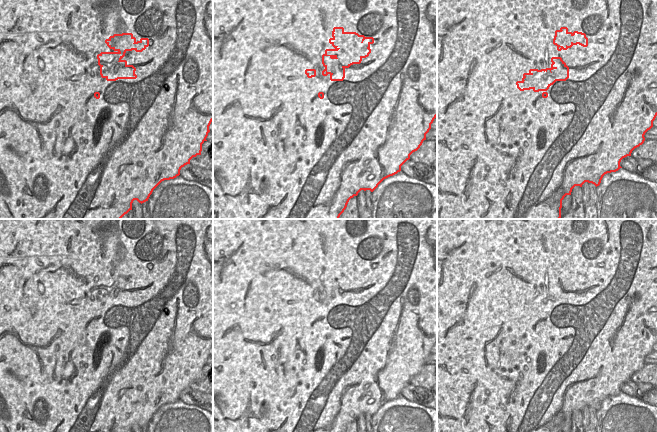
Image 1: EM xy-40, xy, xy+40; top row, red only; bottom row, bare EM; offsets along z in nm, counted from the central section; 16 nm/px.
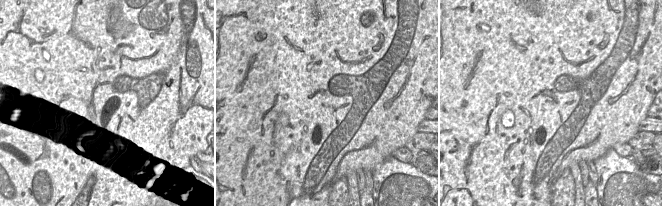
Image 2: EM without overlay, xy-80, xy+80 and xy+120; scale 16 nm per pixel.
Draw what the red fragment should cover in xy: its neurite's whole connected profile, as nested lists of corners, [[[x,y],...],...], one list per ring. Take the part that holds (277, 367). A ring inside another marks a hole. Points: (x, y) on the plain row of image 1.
[[[213,219],[213,432],[346,432],[346,431],[347,431],[347,428],[348,428],[348,426],[349,426],[349,424],[350,424],[350,423],[351,423],[351,422],[353,422],[353,421],[354,421],[354,420],[357,420],[357,419],[358,419],[358,417],[359,417],[359,416],[360,416],[360,415],[361,415],[361,414],[364,414],[364,415],[366,415],[366,414],[370,414],[370,415],[371,415],[371,416],[373,416],[373,415],[374,415],[374,414],[375,414],[375,413],[376,413],[376,412],[377,412],[377,411],[378,411],[378,409],[379,409],[379,408],[380,408],[380,407],[381,407],[381,406],[382,406],[382,405],[383,405],[383,404],[384,404],[384,403],[386,403],[386,402],[388,402],[388,401],[390,401],[390,400],[393,400],[393,399],[395,399],[395,398],[397,398],[397,397],[398,397],[398,396],[400,396],[400,395],[401,395],[401,390],[402,390],[402,389],[403,389],[403,388],[404,388],[404,387],[405,387],[405,386],[406,386],[406,385],[407,385],[407,384],[409,384],[409,383],[410,383],[410,379],[411,379],[411,378],[412,378],[412,377],[413,377],[413,376],[415,376],[415,375],[417,375],[417,374],[418,374],[418,373],[419,373],[419,372],[420,372],[420,370],[421,370],[421,369],[422,369],[422,367],[423,367],[423,365],[424,365],[424,364],[426,364],[426,358],[427,358],[427,357],[428,357],[428,356],[429,356],[429,354],[430,354],[430,353],[431,353],[431,348],[432,348],[432,347],[433,347],[433,345],[434,345],[434,343],[435,343],[435,342],[436,342],[436,341],[437,341],[437,219]],[[336,253],[341,253],[341,254],[342,254],[342,258],[355,258],[355,259],[357,259],[357,260],[358,260],[358,261],[362,261],[362,262],[363,262],[363,263],[362,263],[362,266],[361,266],[361,267],[363,267],[363,265],[364,265],[364,264],[365,264],[365,263],[371,263],[371,264],[372,264],[372,265],[371,265],[371,266],[368,266],[368,271],[367,271],[367,273],[368,273],[368,274],[369,274],[369,276],[368,276],[368,277],[367,277],[367,278],[366,278],[366,279],[365,279],[365,280],[360,280],[360,284],[359,284],[359,285],[358,285],[358,286],[352,286],[352,287],[350,287],[350,288],[348,288],[348,289],[347,289],[347,290],[342,290],[342,292],[343,292],[343,301],[342,301],[342,302],[341,302],[341,303],[333,303],[333,302],[332,302],[332,299],[333,299],[333,297],[331,297],[331,296],[328,296],[328,295],[327,295],[327,289],[326,289],[326,288],[325,288],[325,287],[324,287],[324,281],[325,281],[325,280],[329,280],[329,281],[330,281],[330,282],[331,282],[331,283],[338,283],[338,282],[337,282],[337,279],[328,279],[328,278],[327,278],[327,276],[328,276],[328,275],[338,275],[338,274],[339,274],[339,273],[340,273],[340,272],[339,272],[339,271],[338,271],[338,270],[335,270],[335,269],[334,269],[334,266],[333,266],[333,265],[334,265],[334,264],[335,264],[335,260],[334,260],[334,258],[335,258],[335,257],[334,257],[334,256],[335,256],[335,254],[336,254]]]

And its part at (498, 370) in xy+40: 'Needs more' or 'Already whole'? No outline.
Already whole

